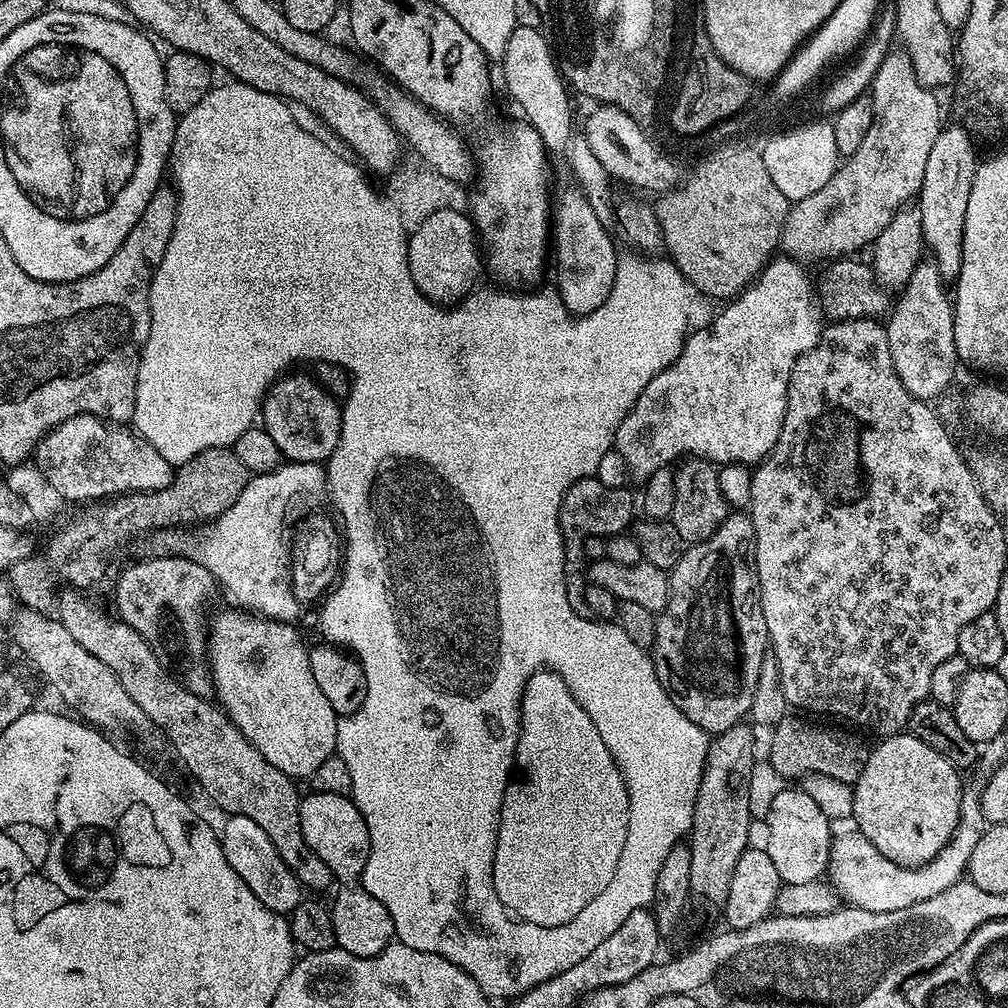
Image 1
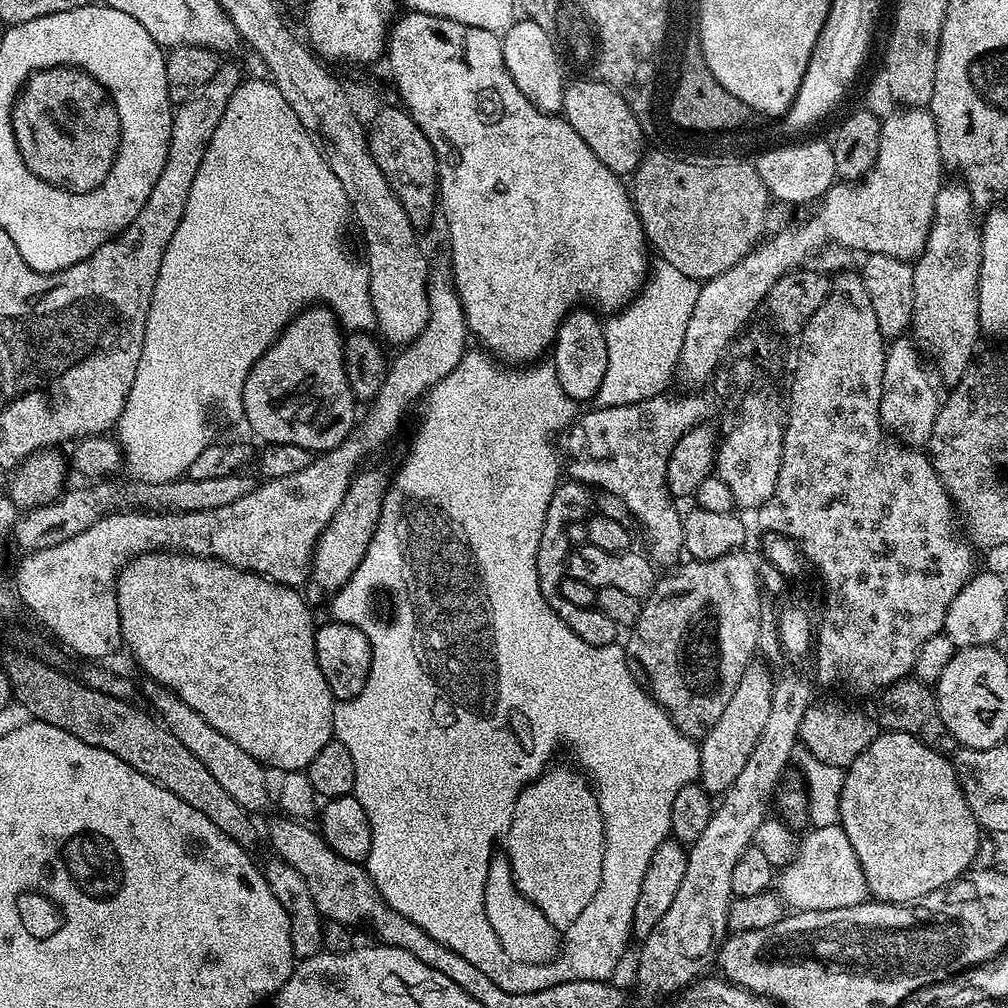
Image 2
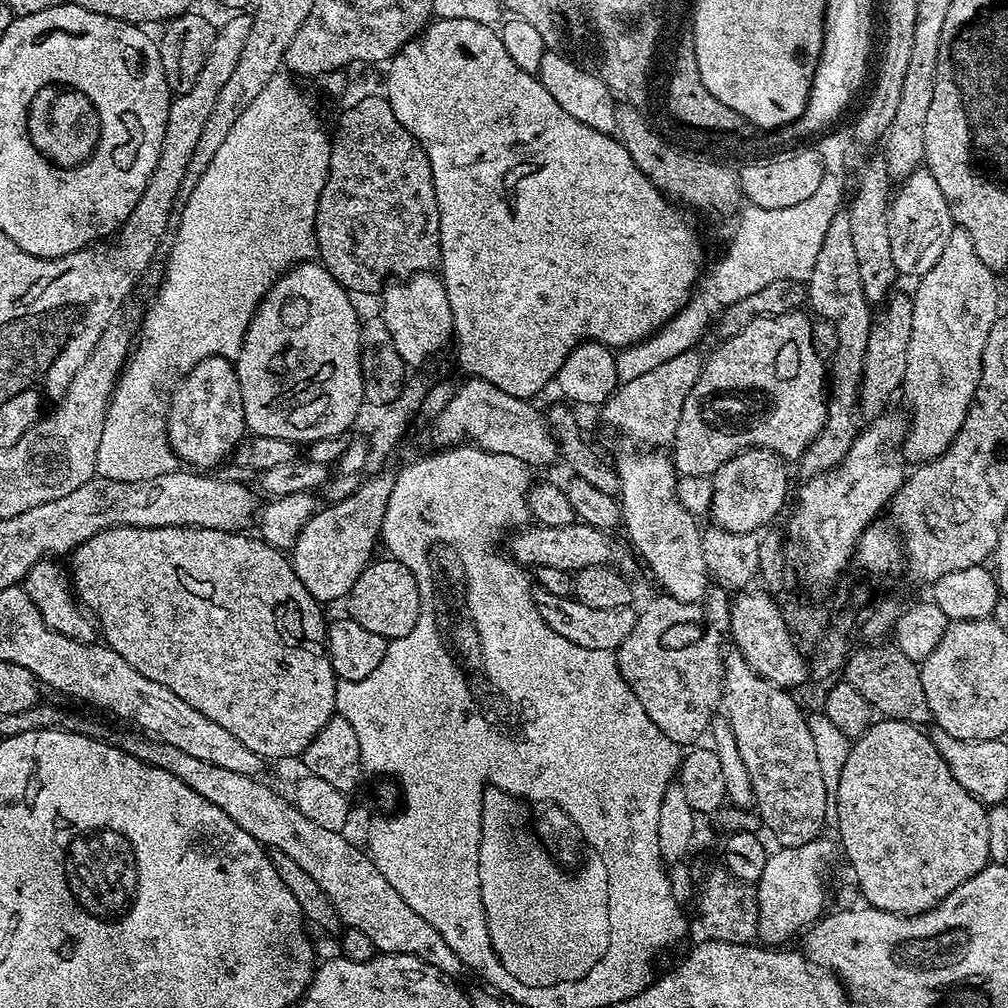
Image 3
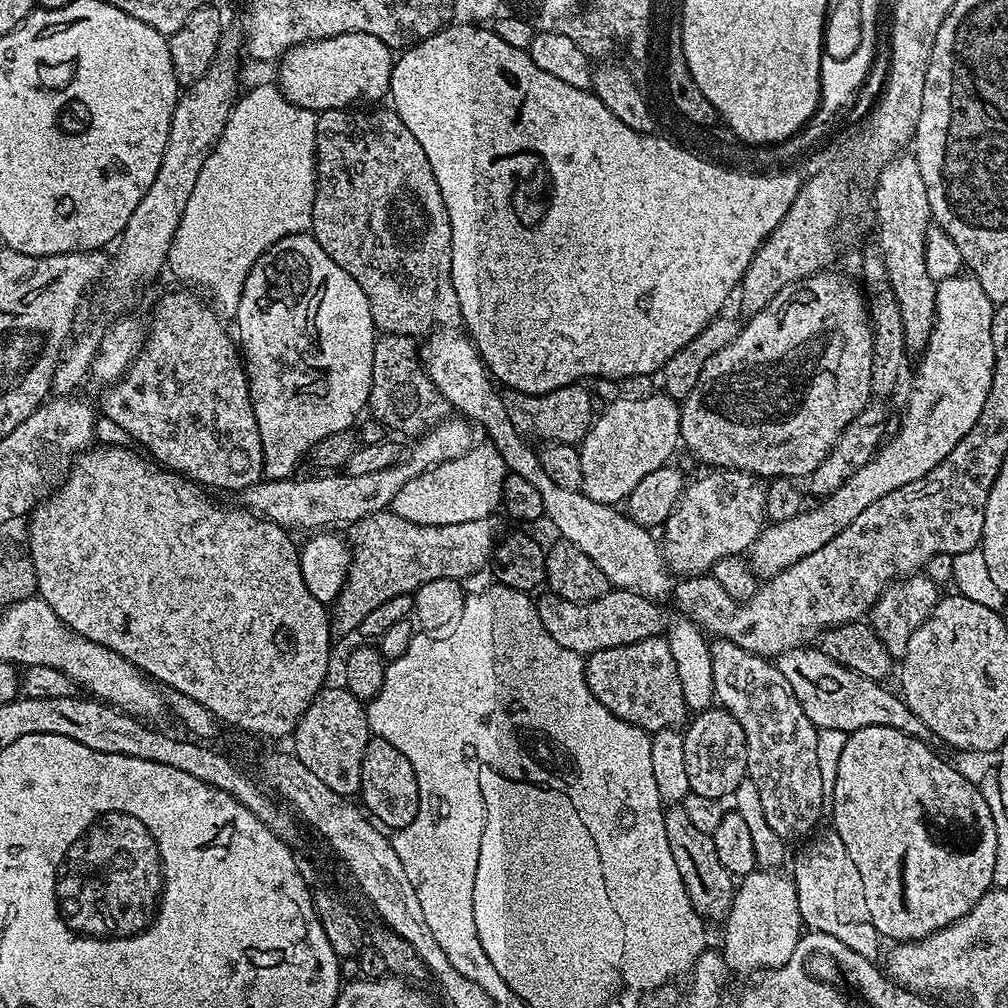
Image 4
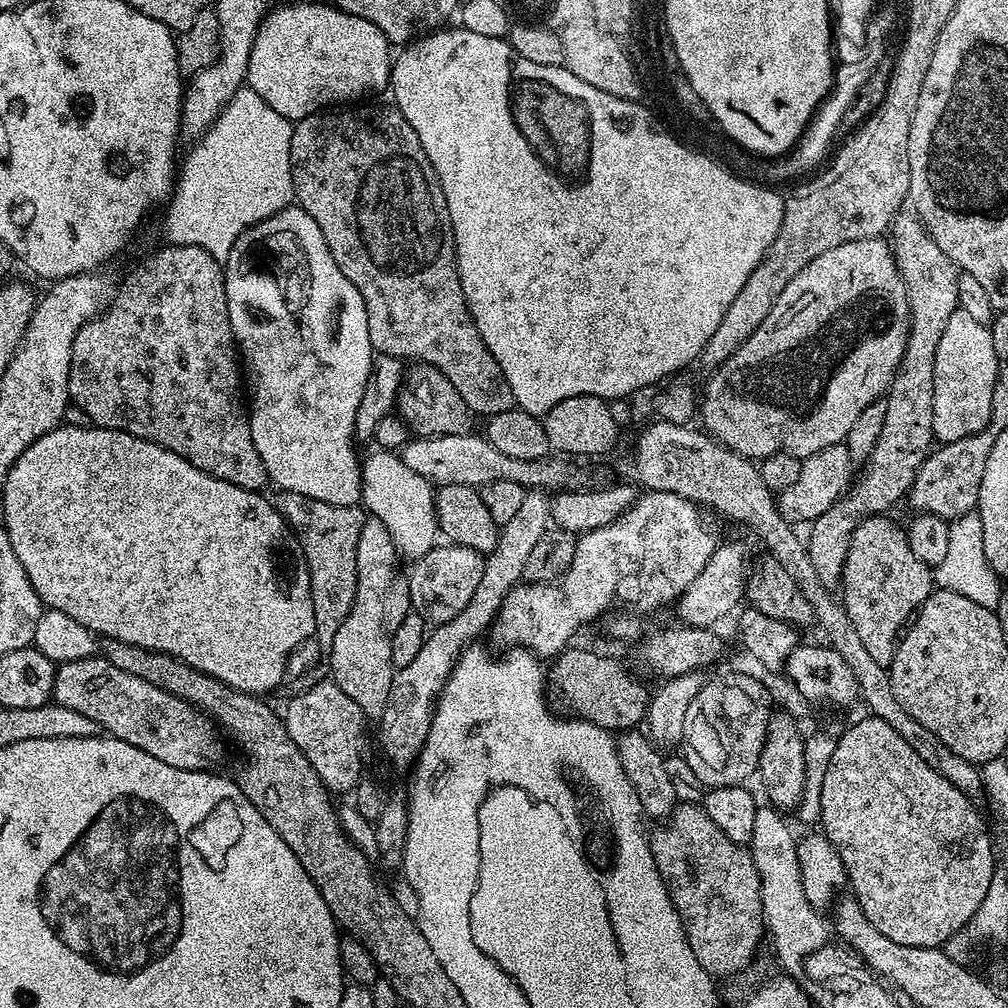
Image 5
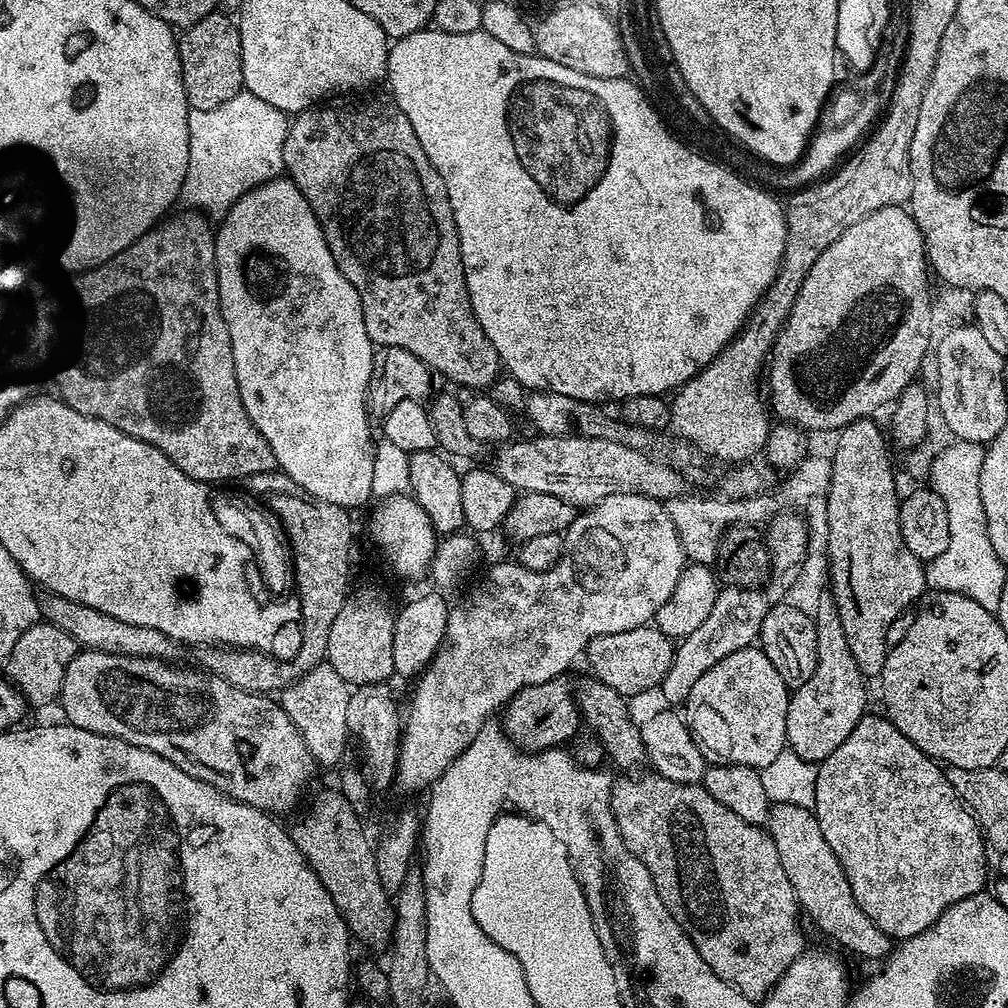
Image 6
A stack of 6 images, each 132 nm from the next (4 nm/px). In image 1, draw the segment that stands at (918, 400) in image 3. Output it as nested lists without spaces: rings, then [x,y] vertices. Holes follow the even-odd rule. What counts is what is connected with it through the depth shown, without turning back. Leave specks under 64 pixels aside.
[[[963,126],[941,127],[926,161],[926,174],[922,174],[922,186],[918,195],[918,207],[922,214],[922,234],[931,259],[938,266],[945,281],[955,281],[962,262],[962,230],[966,226],[966,202],[970,202],[970,186],[974,186],[974,174],[978,163],[976,148],[972,145],[973,133]]]

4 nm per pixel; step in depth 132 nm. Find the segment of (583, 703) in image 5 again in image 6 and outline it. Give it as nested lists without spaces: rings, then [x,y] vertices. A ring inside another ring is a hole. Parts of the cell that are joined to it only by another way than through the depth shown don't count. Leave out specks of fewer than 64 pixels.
[[[557,678],[526,686],[508,701],[502,712],[502,727],[517,748],[530,753],[558,748],[567,745],[567,740],[582,728],[582,717],[576,706],[573,685],[568,685],[566,681],[567,679]]]

